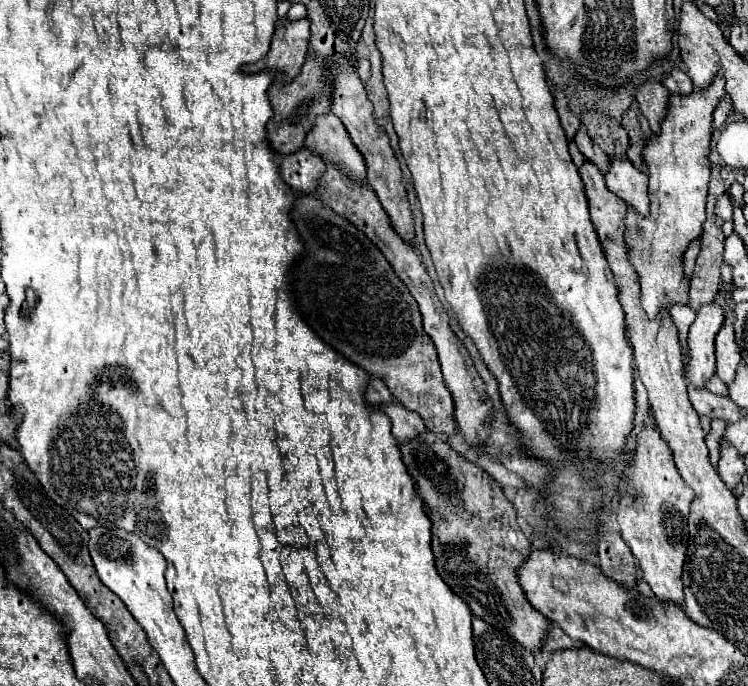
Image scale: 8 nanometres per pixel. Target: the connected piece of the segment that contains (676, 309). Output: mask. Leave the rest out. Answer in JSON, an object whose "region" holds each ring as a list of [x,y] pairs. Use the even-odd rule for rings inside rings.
{"region":[[[672,304],[672,306],[670,306],[670,316],[672,316],[672,320],[674,320],[674,324],[676,324],[678,332],[680,332],[683,363],[684,369],[686,369],[686,360],[688,360],[688,356],[686,354],[688,328],[690,328],[690,324],[694,322],[696,314],[694,314],[694,312],[692,312],[686,304]]]}

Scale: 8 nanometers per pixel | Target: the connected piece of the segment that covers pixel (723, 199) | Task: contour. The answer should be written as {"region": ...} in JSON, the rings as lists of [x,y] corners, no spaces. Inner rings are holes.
{"region":[[[726,194],[718,198],[718,206],[716,206],[716,216],[718,216],[718,218],[722,218],[724,222],[732,218],[732,204],[730,204],[730,200],[728,200],[728,196],[726,196]]]}

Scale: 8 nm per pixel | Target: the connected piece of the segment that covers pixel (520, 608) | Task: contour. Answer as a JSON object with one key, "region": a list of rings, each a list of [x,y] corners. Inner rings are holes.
{"region":[[[432,436],[412,438],[400,446],[400,454],[410,476],[418,484],[418,496],[424,502],[424,512],[432,520],[432,552],[436,558],[436,570],[442,576],[442,580],[462,600],[466,600],[474,616],[486,620],[496,628],[502,628],[534,654],[540,652],[540,642],[544,640],[550,622],[530,606],[522,588],[518,586],[516,568],[522,564],[522,560],[528,558],[530,540],[524,536],[522,528],[518,526],[516,510],[510,504],[510,500],[506,500],[506,496],[502,494],[500,484],[492,476],[488,476],[480,466],[476,466],[474,462],[466,460],[462,454],[452,450],[440,438],[432,438]]]}

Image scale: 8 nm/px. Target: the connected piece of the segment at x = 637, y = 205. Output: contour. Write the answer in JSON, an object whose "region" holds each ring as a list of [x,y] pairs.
{"region":[[[610,158],[612,164],[606,172],[606,186],[618,198],[628,202],[638,214],[650,214],[648,200],[648,174],[636,170],[628,158]]]}

